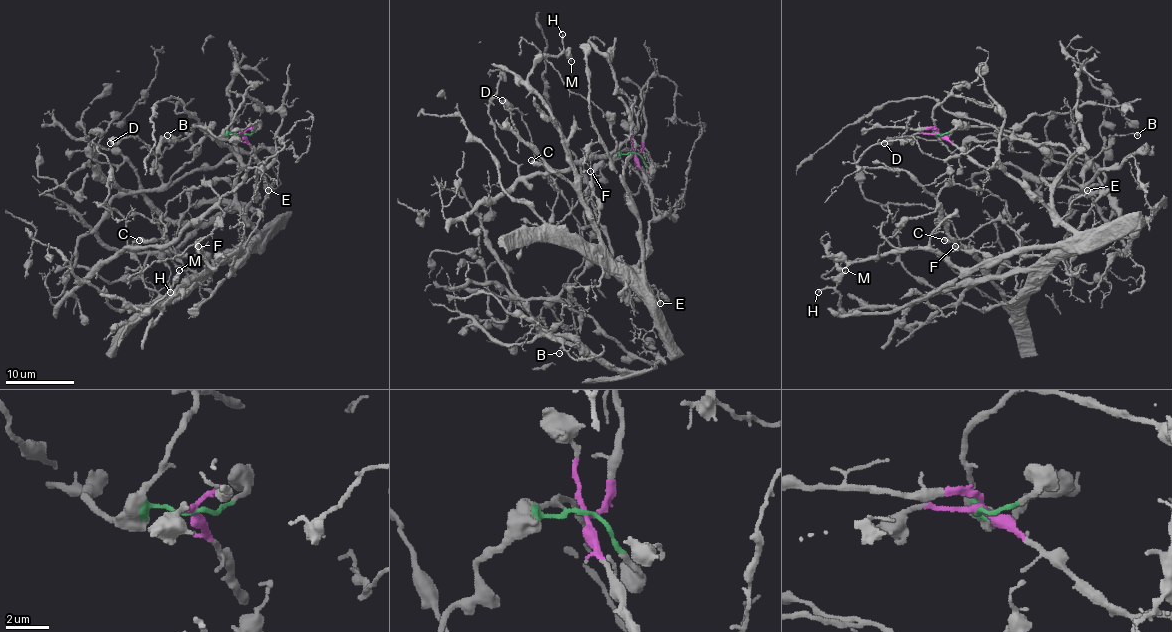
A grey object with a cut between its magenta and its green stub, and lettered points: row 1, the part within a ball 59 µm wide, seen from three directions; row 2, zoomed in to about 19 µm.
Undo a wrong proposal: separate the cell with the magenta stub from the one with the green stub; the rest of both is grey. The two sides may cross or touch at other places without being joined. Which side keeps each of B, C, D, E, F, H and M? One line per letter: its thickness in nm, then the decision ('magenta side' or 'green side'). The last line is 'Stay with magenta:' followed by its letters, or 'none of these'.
B: 180 nm | green side
C: 550 nm | magenta side
D: 700 nm | green side
E: 160 nm | magenta side
F: 170 nm | magenta side
H: 200 nm | magenta side
M: 320 nm | magenta side
Stay with magenta: C, E, F, H, M

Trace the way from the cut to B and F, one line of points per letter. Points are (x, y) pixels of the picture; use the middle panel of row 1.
B: (635, 153), (616, 155), (591, 186), (582, 238), (587, 266), (550, 308), (563, 332), (558, 353)
F: (635, 153), (651, 197), (649, 254), (639, 264), (639, 278), (649, 290), (611, 257), (603, 242), (591, 170)

